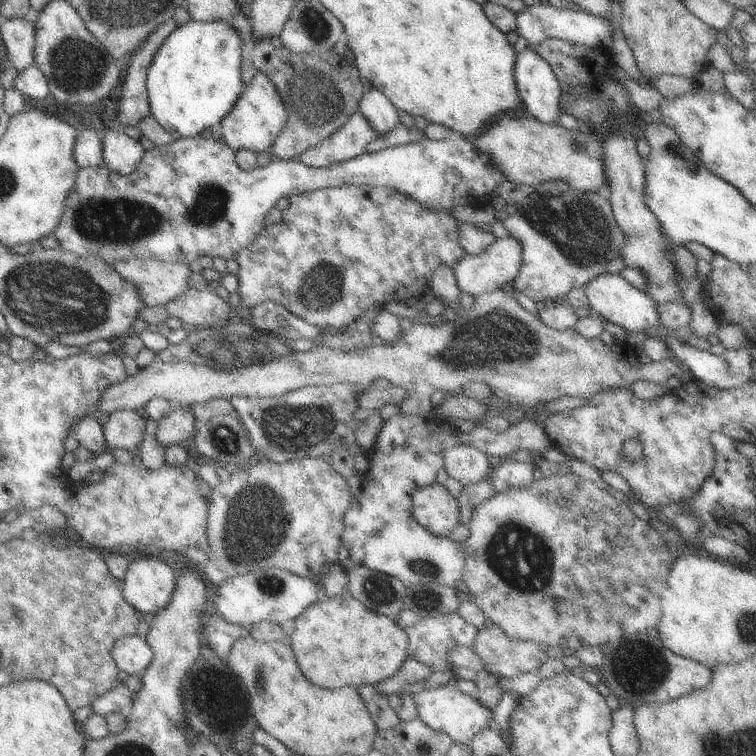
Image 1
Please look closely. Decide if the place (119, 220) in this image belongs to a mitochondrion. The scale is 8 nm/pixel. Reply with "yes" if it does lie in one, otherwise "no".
yes

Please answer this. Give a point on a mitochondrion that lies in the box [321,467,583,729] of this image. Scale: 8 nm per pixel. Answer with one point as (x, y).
(520, 557)

